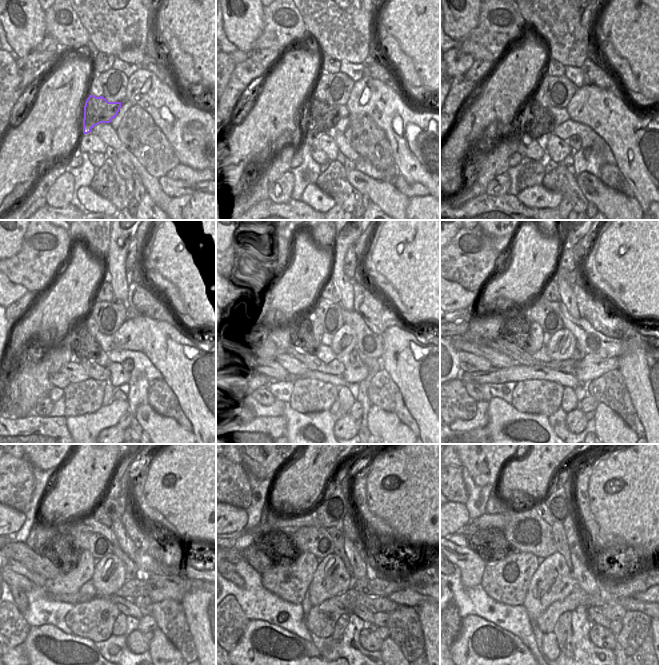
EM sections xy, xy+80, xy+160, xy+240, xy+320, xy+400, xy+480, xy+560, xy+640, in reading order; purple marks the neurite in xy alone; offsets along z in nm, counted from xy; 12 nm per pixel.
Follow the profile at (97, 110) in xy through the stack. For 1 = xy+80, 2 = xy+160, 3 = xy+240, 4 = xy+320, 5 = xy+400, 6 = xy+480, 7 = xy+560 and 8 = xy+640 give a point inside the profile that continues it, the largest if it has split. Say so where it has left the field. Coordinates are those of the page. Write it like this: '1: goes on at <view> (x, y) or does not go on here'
1: goes on at xy+80 (322, 117)
2: goes on at xy+160 (540, 121)
3: goes on at xy+240 (85, 345)
4: goes on at xy+320 (301, 335)
5: goes on at xy+400 (516, 328)
6: goes on at xy+480 (62, 551)
7: goes on at xy+560 (277, 549)
8: goes on at xy+640 (493, 541)

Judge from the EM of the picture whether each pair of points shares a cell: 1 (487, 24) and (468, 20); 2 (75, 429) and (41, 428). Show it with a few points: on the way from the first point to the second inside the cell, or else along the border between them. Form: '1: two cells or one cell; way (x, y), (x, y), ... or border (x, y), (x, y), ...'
1: two cells; border (480, 10), (477, 25), (463, 40)
2: two cells; border (65, 417), (67, 430), (70, 433)

